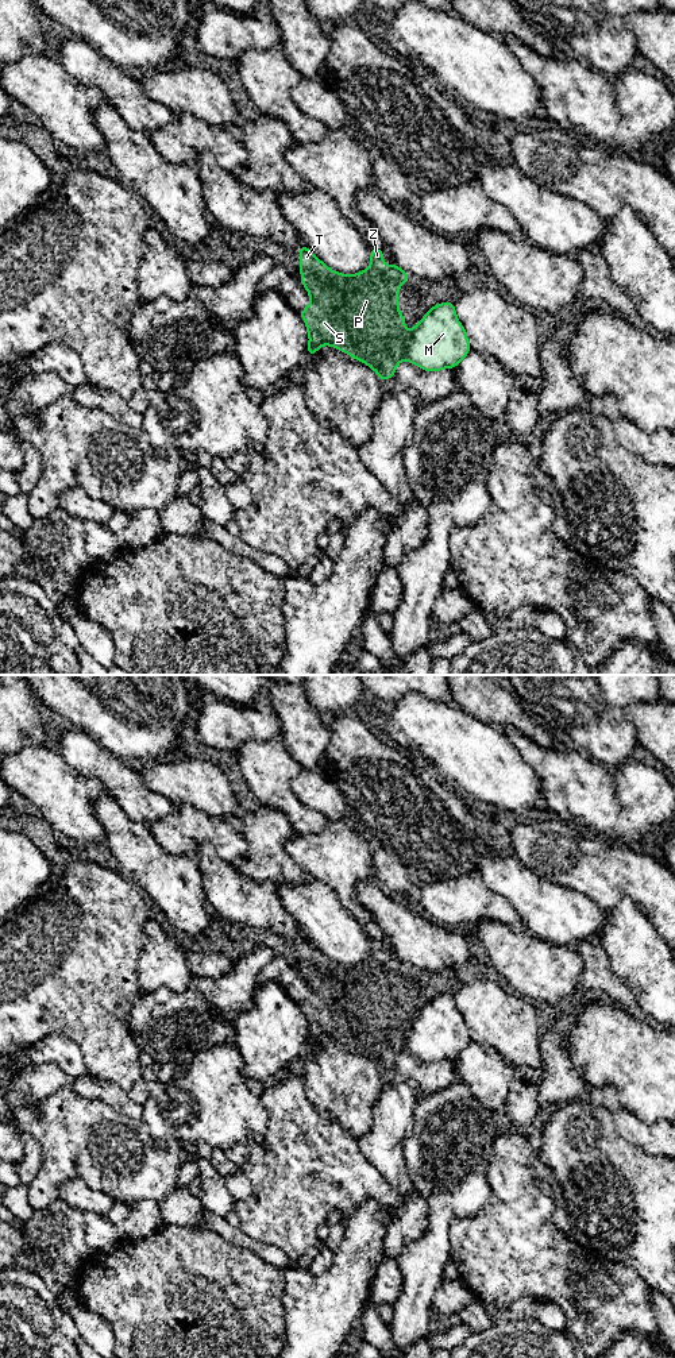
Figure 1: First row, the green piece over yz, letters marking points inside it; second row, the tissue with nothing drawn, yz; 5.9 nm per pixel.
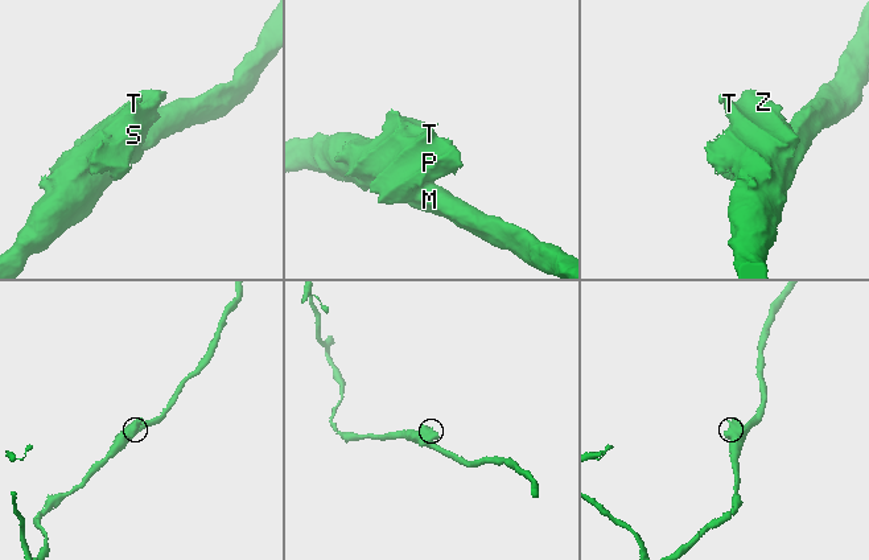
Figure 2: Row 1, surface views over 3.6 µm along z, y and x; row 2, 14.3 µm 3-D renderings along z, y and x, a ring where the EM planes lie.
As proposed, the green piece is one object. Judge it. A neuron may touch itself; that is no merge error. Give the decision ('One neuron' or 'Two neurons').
One neuron

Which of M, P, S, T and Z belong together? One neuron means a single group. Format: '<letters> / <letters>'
M P S T Z

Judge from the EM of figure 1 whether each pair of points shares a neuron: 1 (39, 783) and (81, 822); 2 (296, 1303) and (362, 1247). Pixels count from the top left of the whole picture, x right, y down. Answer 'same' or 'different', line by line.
1: same
2: same

